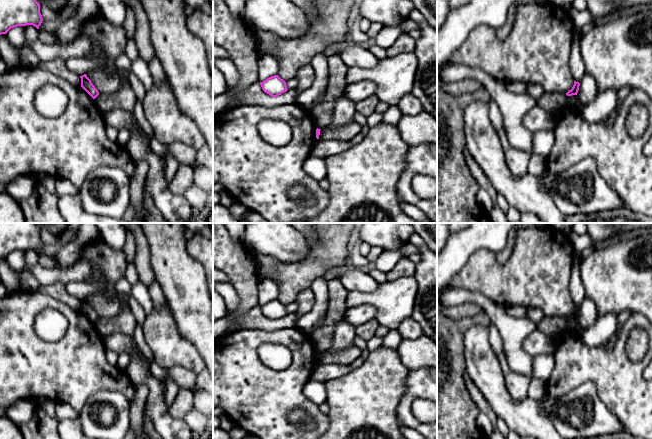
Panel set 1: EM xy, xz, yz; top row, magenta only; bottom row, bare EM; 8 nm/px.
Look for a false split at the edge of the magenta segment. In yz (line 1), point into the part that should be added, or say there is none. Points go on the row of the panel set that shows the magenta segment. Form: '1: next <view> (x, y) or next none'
1: next none

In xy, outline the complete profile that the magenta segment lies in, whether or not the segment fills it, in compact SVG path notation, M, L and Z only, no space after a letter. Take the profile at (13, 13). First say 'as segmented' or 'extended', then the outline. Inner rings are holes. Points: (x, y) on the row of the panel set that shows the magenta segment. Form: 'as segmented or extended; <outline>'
as segmented; M0 0L0 35L17 26L33 25L39 29L42 21L36 0Z

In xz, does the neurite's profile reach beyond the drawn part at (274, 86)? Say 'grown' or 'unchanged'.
unchanged

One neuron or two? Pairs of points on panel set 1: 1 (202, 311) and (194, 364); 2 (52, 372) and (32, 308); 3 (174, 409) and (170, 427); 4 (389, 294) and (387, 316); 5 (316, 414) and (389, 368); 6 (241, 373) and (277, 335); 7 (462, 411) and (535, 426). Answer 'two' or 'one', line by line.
1: two
2: one
3: two
4: one
5: two
6: one
7: two

